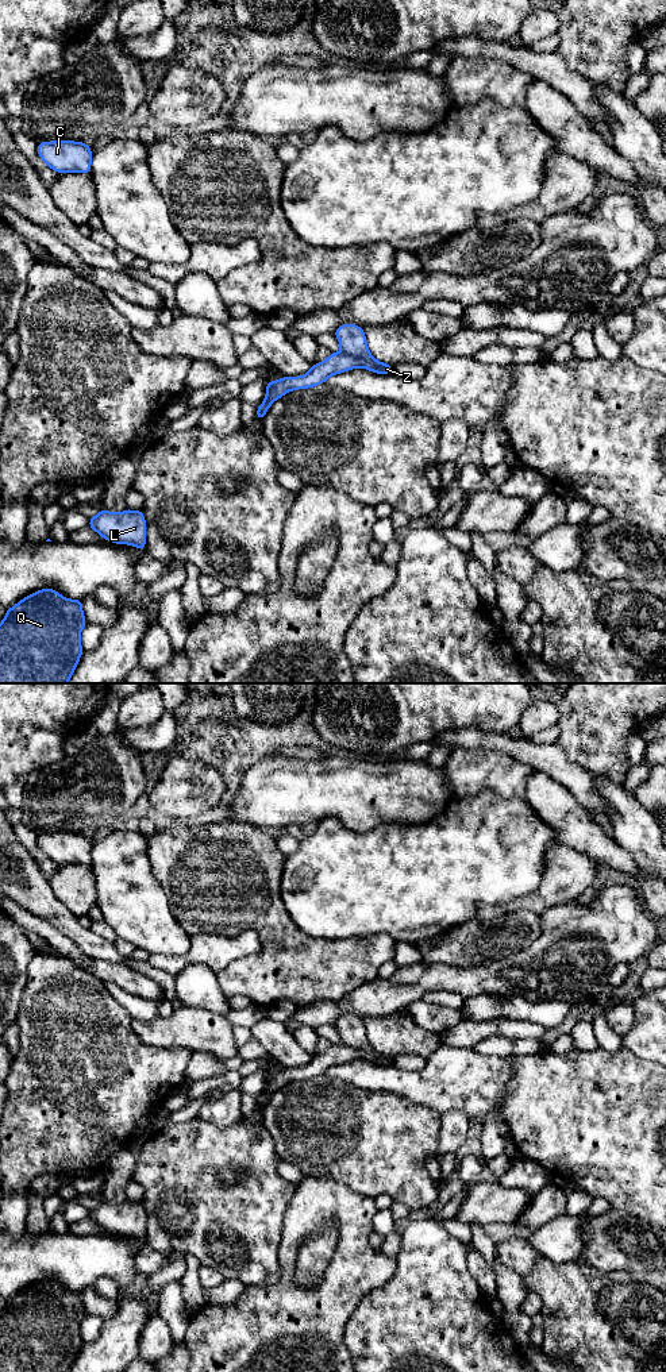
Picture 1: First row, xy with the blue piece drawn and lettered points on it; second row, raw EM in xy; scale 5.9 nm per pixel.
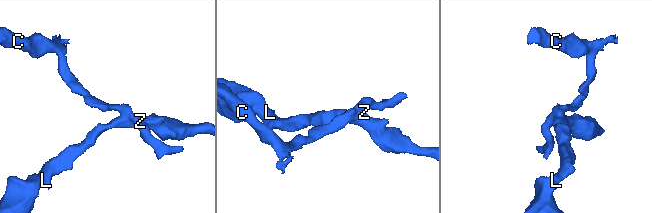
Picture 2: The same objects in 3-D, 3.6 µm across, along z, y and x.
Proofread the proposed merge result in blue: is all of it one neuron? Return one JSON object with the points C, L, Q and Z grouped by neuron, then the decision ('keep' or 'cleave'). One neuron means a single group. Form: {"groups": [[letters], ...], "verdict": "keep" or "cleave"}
{"groups": [["C"], ["L", "Q", "Z"]], "verdict": "cleave"}

